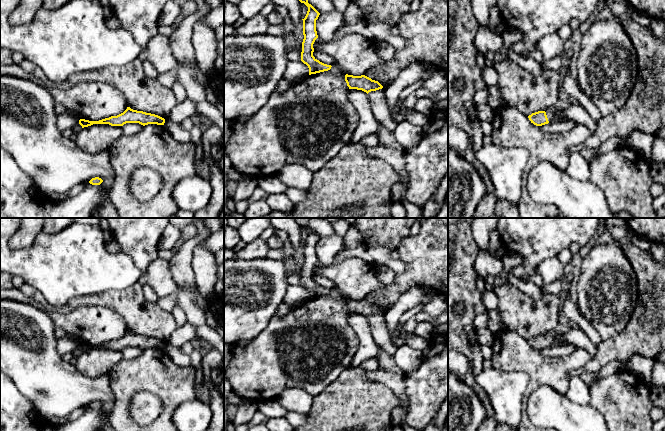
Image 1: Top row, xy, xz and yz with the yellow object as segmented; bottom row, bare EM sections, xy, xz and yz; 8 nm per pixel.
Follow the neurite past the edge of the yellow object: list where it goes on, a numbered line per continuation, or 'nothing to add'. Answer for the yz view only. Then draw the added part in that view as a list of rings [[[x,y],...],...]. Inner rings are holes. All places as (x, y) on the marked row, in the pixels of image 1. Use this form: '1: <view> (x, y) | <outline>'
1: yz (553, 116) | [[[553,108],[545,111],[546,115],[547,115],[547,118],[548,118],[548,121],[549,121],[549,124],[566,121],[565,119],[563,119],[562,117],[559,116],[559,113],[561,111],[562,110],[555,110]]]

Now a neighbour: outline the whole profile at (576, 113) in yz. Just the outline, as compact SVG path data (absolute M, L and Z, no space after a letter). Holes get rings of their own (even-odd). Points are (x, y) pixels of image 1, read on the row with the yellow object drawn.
M579 103L570 104L567 108L562 109L559 116L566 121L585 125L592 133L594 133L597 129L597 121L595 121Z

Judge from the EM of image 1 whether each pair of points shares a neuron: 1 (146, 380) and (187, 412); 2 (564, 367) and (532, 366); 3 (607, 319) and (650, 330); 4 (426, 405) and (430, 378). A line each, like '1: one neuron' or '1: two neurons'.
1: two neurons
2: one neuron
3: two neurons
4: one neuron

